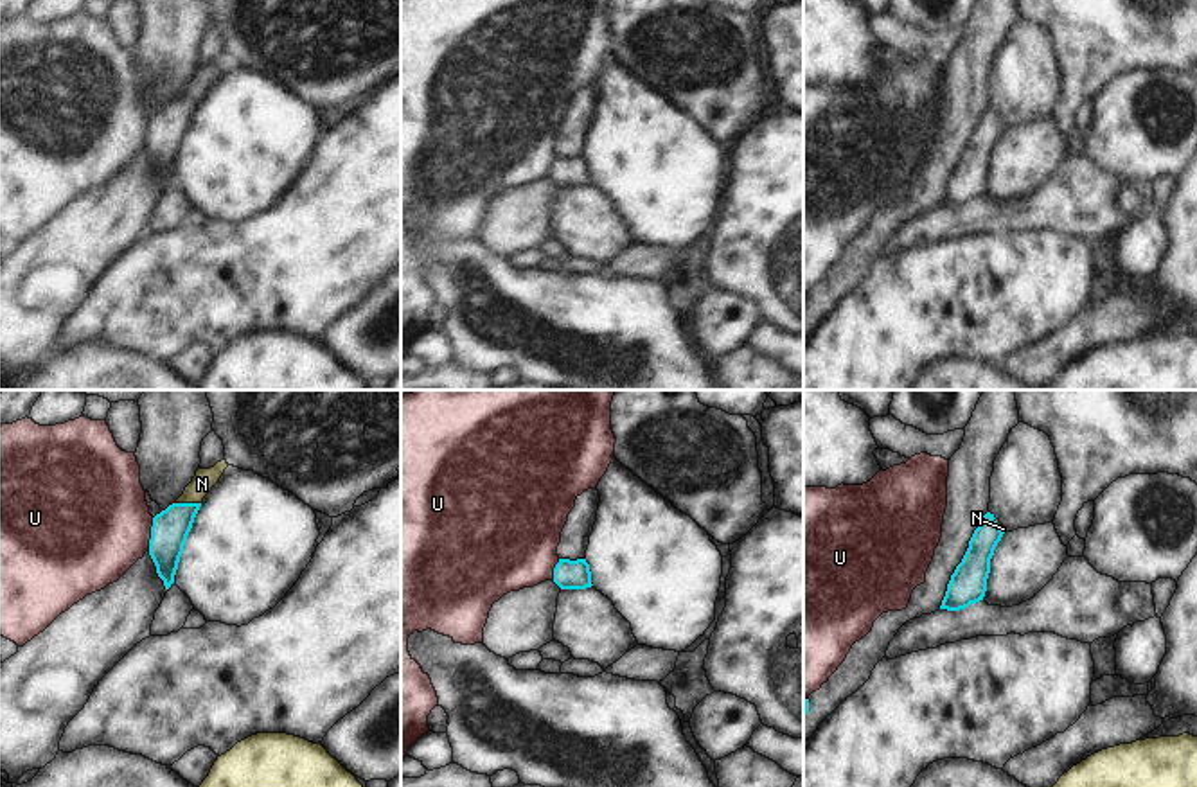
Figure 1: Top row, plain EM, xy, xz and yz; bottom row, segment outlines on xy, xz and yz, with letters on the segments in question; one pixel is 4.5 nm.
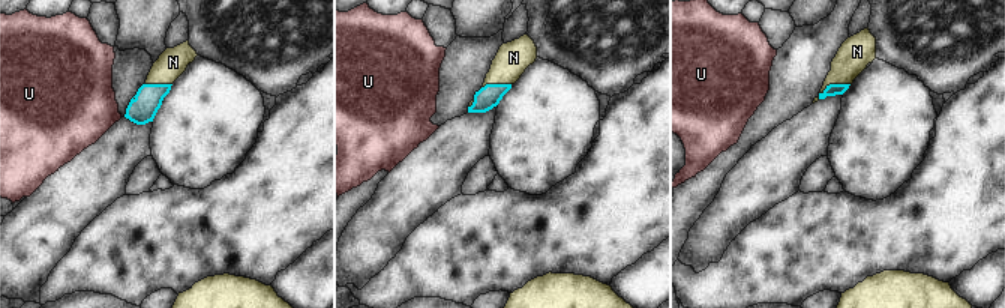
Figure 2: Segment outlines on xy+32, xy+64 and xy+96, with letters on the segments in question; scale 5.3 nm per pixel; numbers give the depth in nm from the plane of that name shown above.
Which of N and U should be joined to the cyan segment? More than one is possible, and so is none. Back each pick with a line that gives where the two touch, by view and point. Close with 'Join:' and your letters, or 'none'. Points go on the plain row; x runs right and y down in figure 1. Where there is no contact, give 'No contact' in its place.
N: Touches cyan at xy (189, 101)
Join: N

